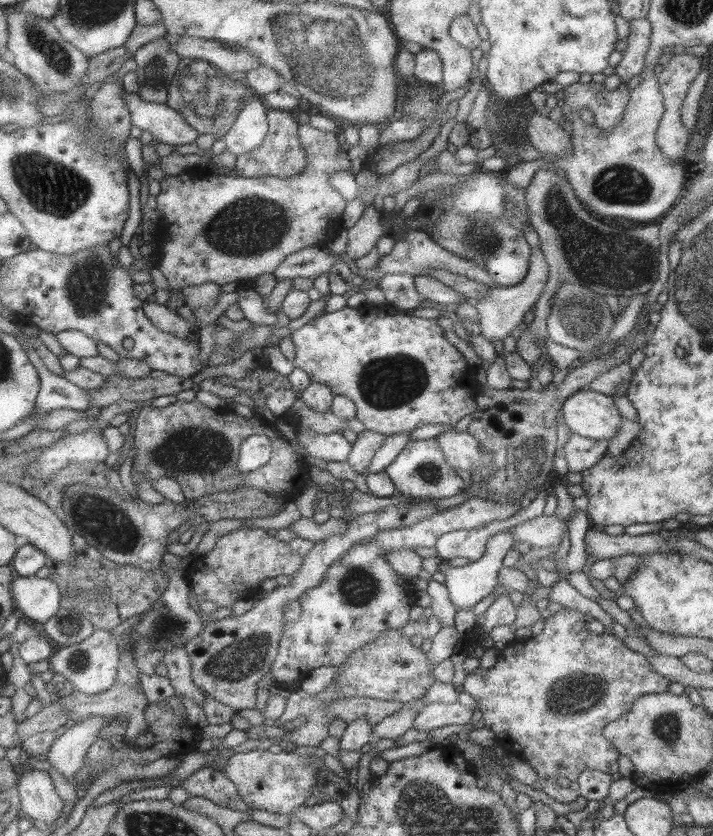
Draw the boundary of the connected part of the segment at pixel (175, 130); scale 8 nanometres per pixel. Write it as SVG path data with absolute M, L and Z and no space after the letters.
M122 90L130 121L141 131L147 130L158 143L172 146L189 144L199 136L198 132L165 103L149 102L135 93Z

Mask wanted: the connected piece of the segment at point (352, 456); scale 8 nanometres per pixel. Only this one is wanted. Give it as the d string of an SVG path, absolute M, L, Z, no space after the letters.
M363 430L356 434L356 440L351 445L349 454L346 456L346 461L355 472L366 474L364 468L369 464L371 458L378 448L383 446L384 441L387 441L387 435L379 434Z

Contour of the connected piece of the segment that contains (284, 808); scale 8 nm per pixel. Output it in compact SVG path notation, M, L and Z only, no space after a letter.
M294 744L290 752L282 751L279 754L271 754L267 750L233 754L227 759L223 774L233 782L239 797L249 809L268 810L292 818L294 810L301 807L310 796L311 790L315 787L315 776L323 766L323 760L320 758L310 762L309 756L296 755L296 747Z

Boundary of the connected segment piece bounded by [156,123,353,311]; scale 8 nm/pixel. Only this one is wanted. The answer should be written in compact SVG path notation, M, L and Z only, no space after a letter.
M308 123L298 125L298 139L301 143L301 147L305 150L305 157L307 158L307 164L305 168L295 176L289 178L275 178L274 176L263 176L263 177L251 177L245 178L242 176L213 176L213 174L203 174L203 178L199 178L199 174L171 174L171 176L164 176L159 180L159 192L156 196L156 209L162 214L162 217L159 219L162 223L167 224L167 238L161 241L161 262L157 266L157 270L161 272L165 278L169 288L169 300L165 304L172 311L179 306L184 305L184 294L182 289L185 286L199 286L203 283L213 282L219 286L225 286L229 283L235 284L251 284L259 275L262 274L273 274L275 272L275 267L281 260L283 260L288 254L295 252L296 250L301 250L308 246L319 246L323 245L328 241L328 238L331 237L335 231L340 229L341 226L341 215L344 211L346 201L343 200L343 197L339 195L339 192L329 183L329 178L334 172L349 172L352 173L352 166L350 160L347 156L345 150L341 150L341 143L336 140L336 136L333 132L323 132L322 130L317 130L312 126L309 126Z

